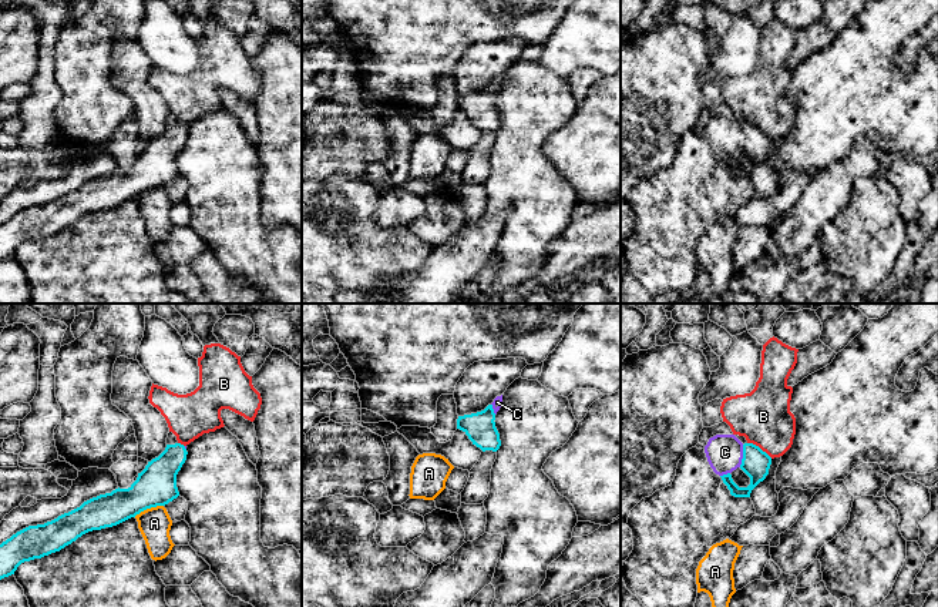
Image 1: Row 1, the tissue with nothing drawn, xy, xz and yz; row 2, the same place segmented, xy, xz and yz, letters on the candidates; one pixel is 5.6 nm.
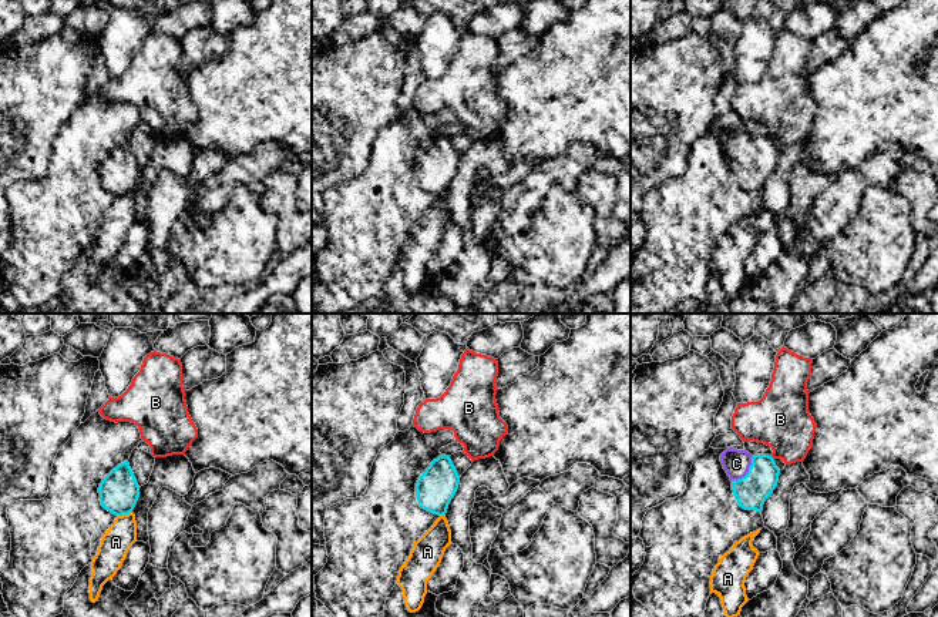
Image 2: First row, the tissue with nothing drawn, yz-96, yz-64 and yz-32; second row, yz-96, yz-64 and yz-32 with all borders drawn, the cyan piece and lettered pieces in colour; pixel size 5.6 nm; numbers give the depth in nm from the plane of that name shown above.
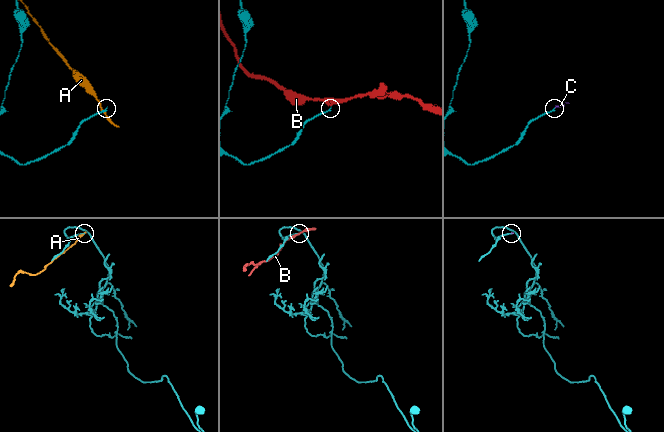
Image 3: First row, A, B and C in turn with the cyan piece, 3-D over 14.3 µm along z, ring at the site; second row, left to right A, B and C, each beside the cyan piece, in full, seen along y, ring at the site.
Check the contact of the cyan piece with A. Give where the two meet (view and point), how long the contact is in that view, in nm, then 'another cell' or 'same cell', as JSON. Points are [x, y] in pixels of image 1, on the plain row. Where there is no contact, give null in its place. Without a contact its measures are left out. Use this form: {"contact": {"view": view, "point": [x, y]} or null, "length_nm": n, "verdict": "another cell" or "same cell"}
{"contact": {"view": "xy", "point": [148, 188]}, "length_nm": 180, "verdict": "another cell"}

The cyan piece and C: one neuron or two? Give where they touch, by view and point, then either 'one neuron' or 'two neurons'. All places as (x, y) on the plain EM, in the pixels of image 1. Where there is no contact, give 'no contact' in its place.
yz (743, 137) | one neuron

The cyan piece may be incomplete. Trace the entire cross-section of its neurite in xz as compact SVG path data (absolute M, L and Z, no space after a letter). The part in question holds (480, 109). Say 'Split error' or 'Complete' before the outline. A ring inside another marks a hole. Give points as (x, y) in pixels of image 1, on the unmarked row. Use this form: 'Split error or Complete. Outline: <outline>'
Split error. Outline: M502 76L497 77L484 91L458 97L457 110L463 111L468 120L483 133L497 133L501 127L500 114L495 108L495 95L502 84Z

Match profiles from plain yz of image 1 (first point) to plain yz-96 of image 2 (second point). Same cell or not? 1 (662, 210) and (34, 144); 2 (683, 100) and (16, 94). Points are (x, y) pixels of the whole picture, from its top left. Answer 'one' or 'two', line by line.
1: two
2: one

